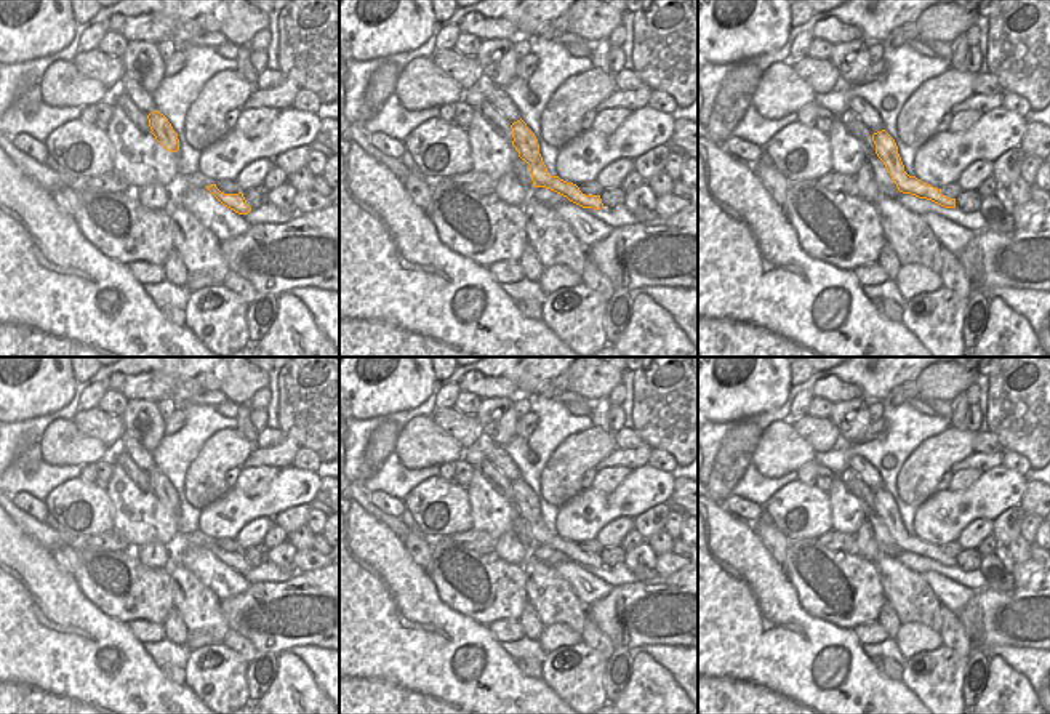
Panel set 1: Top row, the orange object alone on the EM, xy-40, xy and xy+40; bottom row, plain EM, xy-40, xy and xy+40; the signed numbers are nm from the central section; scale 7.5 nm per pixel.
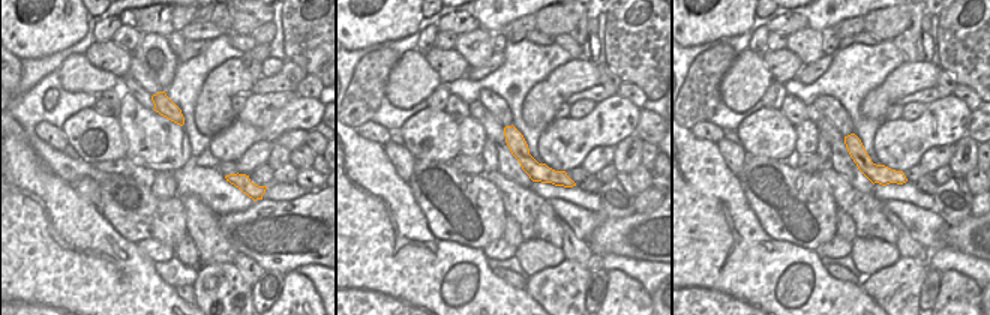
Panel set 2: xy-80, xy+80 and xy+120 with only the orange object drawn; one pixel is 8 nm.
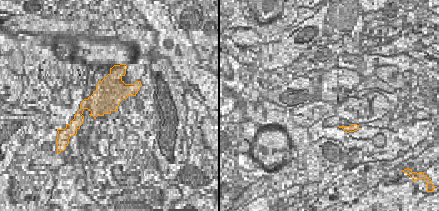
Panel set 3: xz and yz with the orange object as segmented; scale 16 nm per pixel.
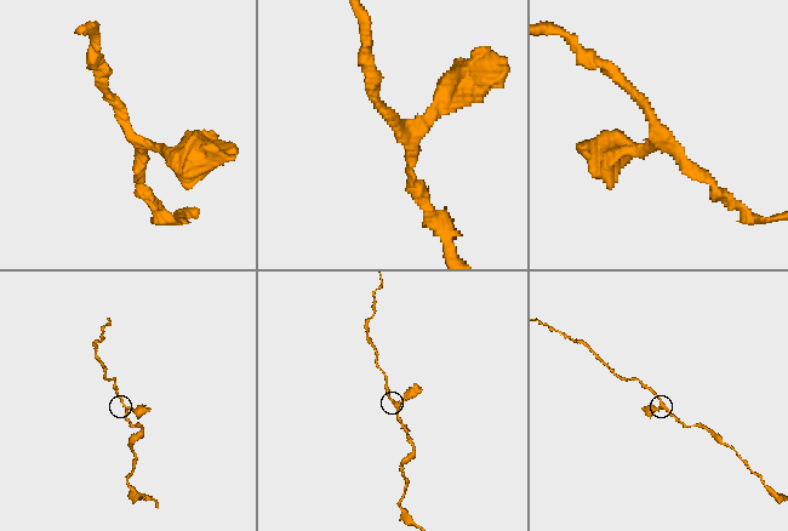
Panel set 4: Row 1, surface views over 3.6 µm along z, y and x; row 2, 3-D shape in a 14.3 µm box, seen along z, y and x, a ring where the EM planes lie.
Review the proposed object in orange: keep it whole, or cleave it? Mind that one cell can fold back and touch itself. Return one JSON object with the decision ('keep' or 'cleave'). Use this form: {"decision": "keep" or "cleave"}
{"decision": "keep"}

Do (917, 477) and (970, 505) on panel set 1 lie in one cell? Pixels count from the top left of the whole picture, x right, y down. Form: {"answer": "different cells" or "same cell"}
{"answer": "different cells"}

